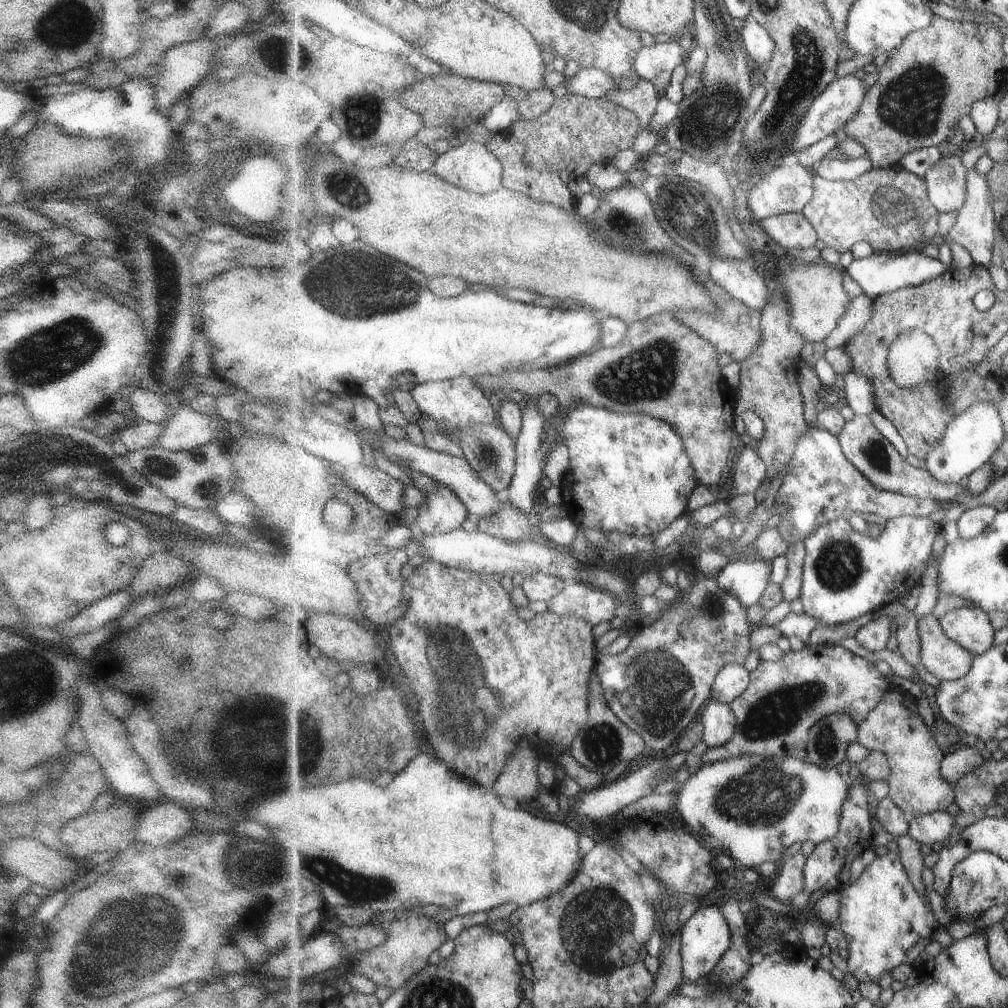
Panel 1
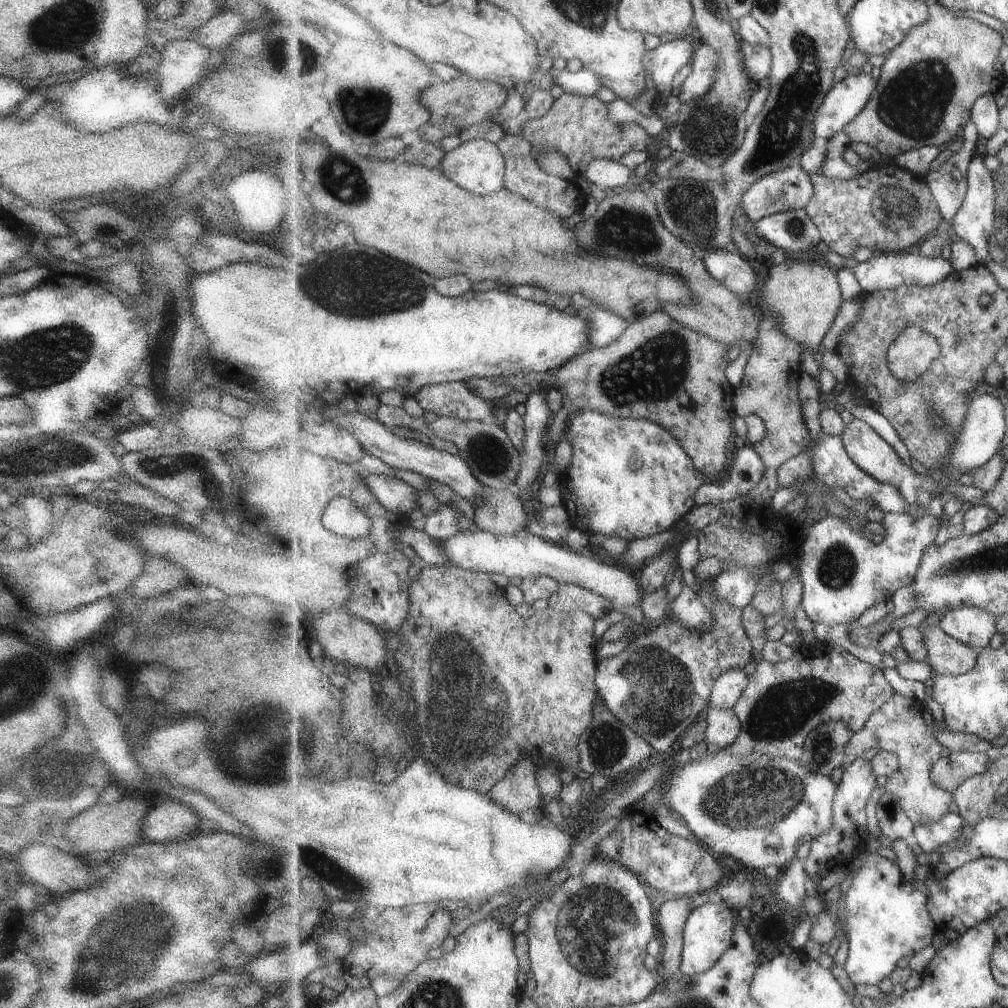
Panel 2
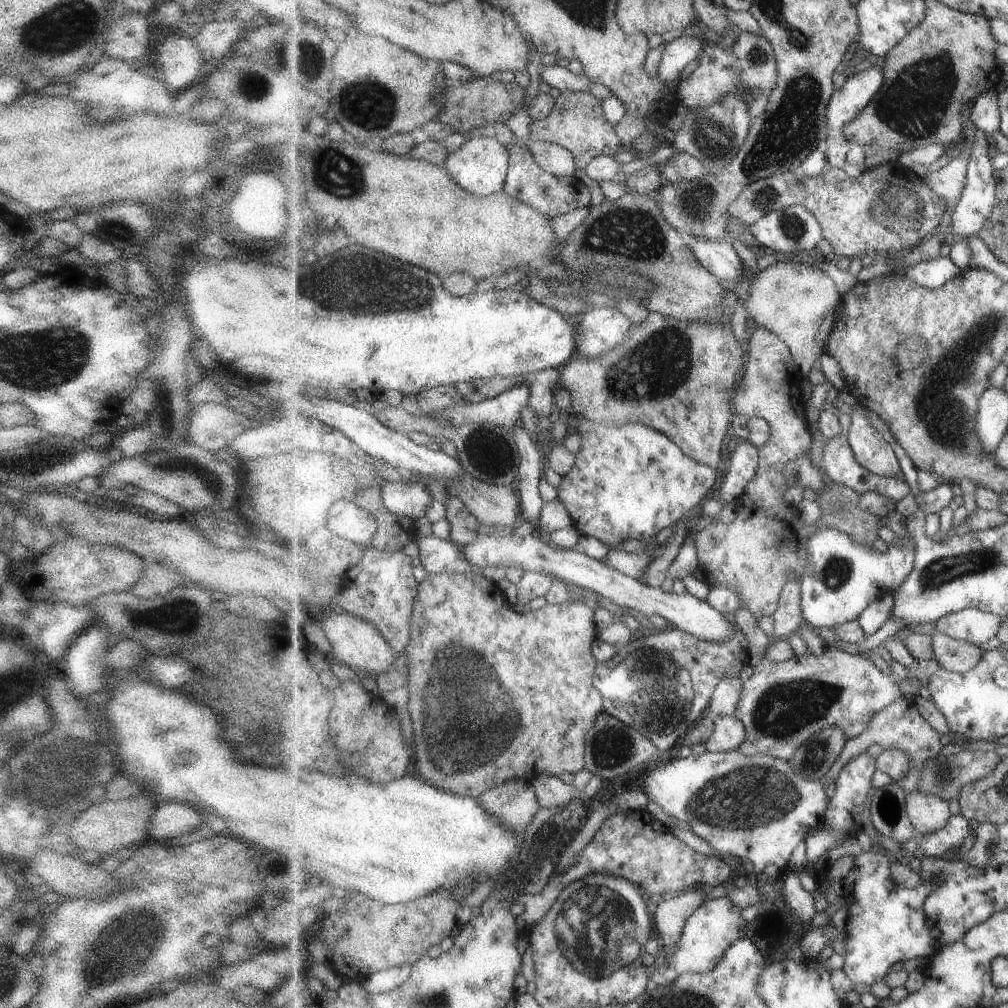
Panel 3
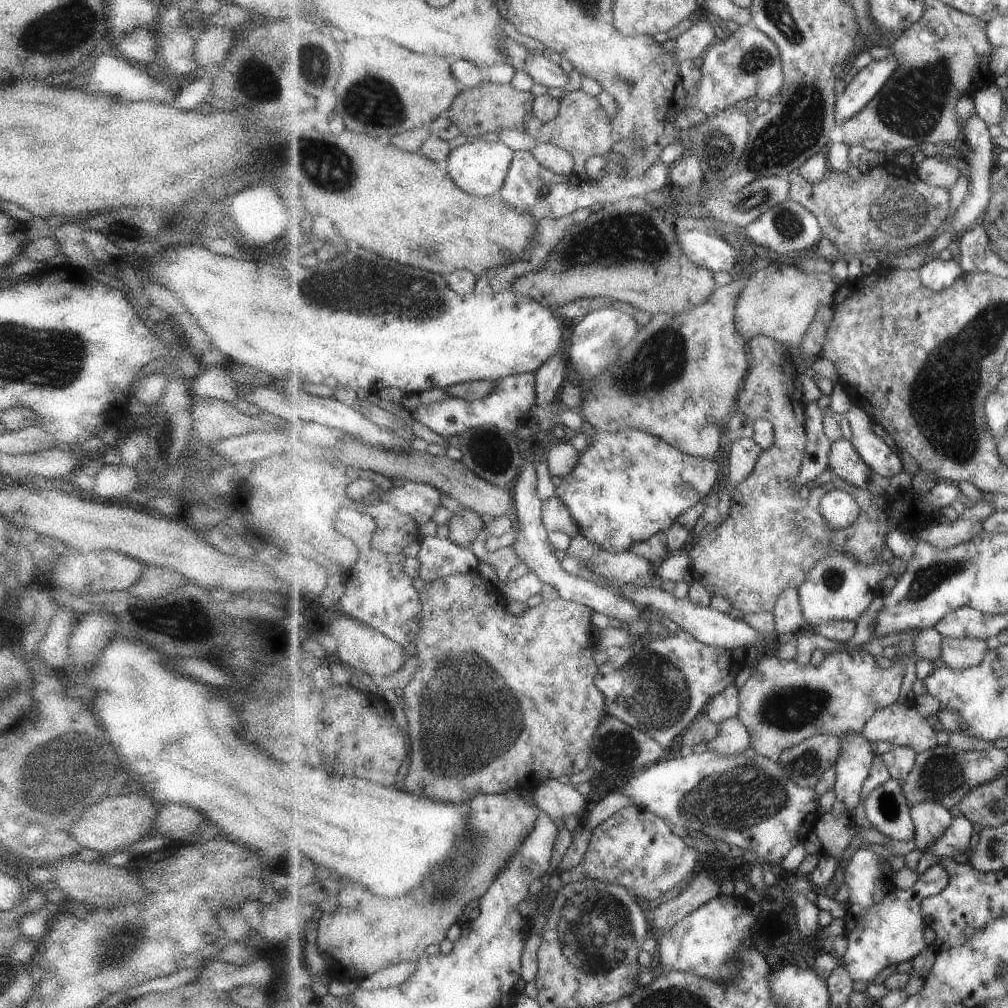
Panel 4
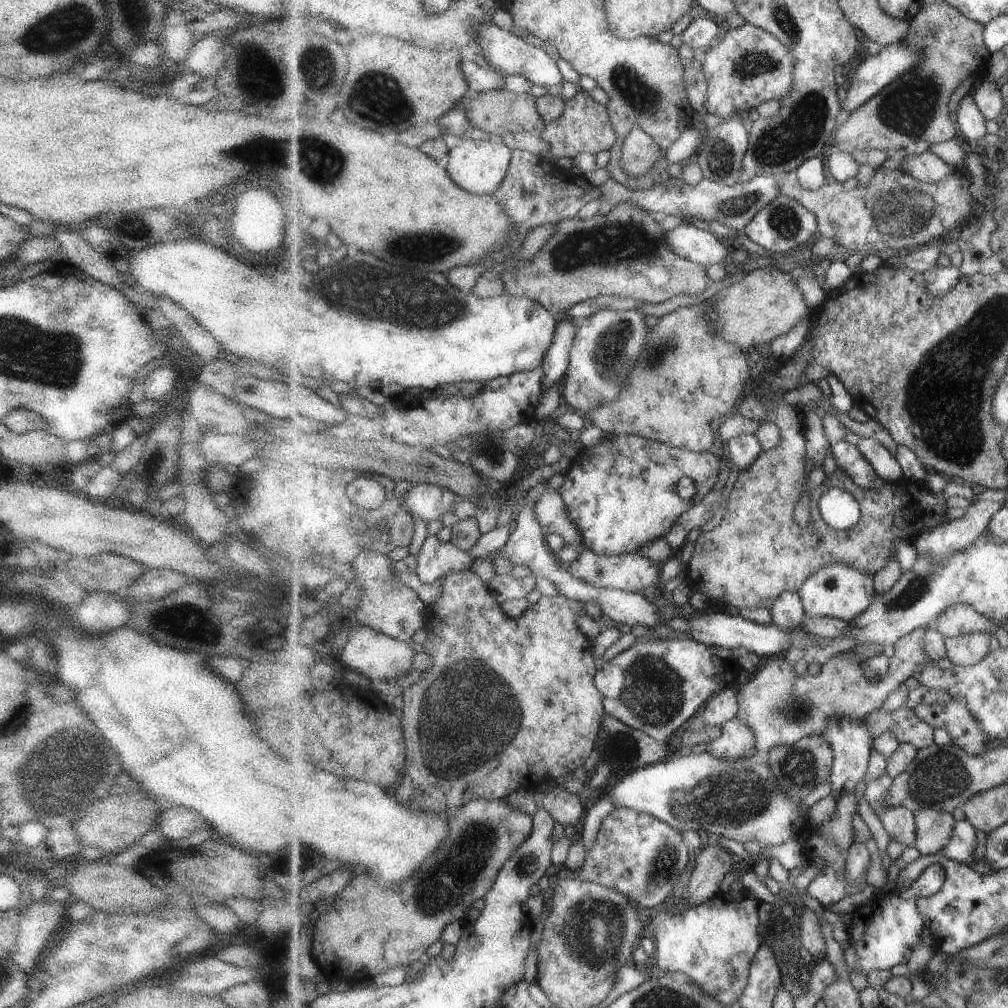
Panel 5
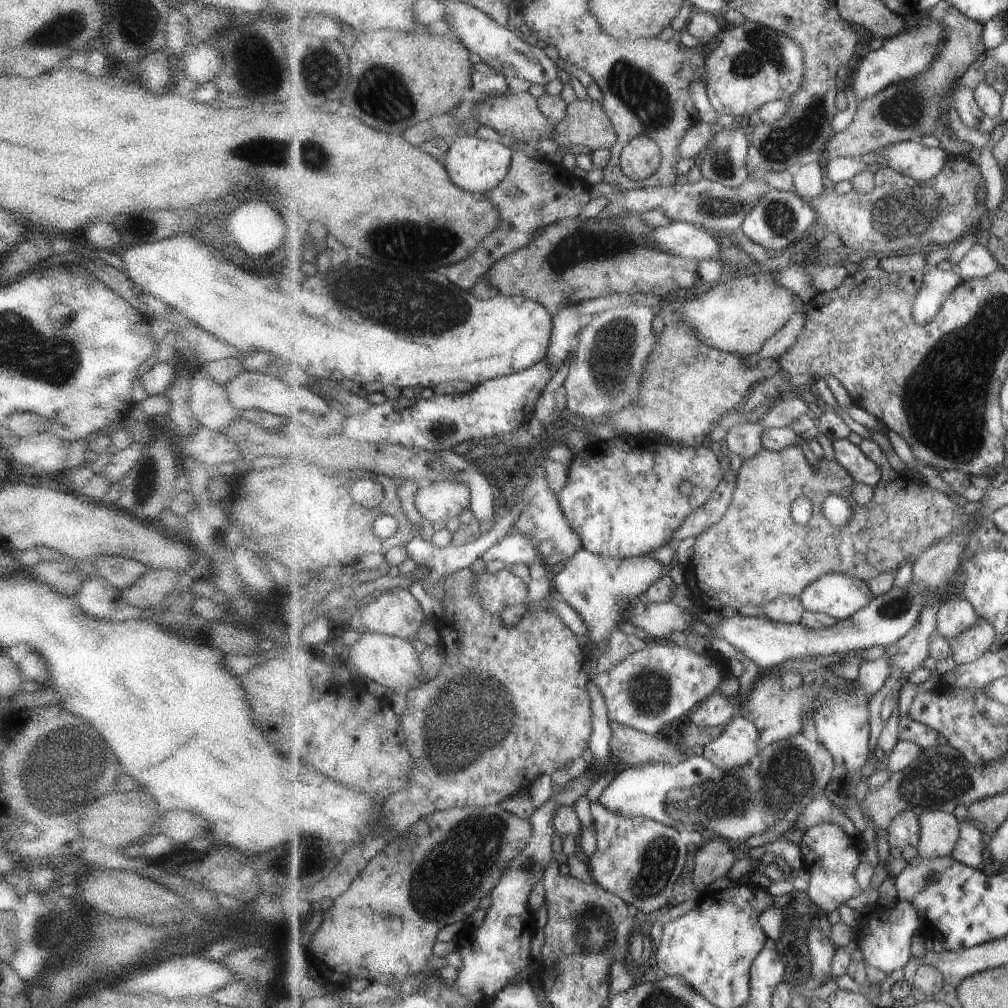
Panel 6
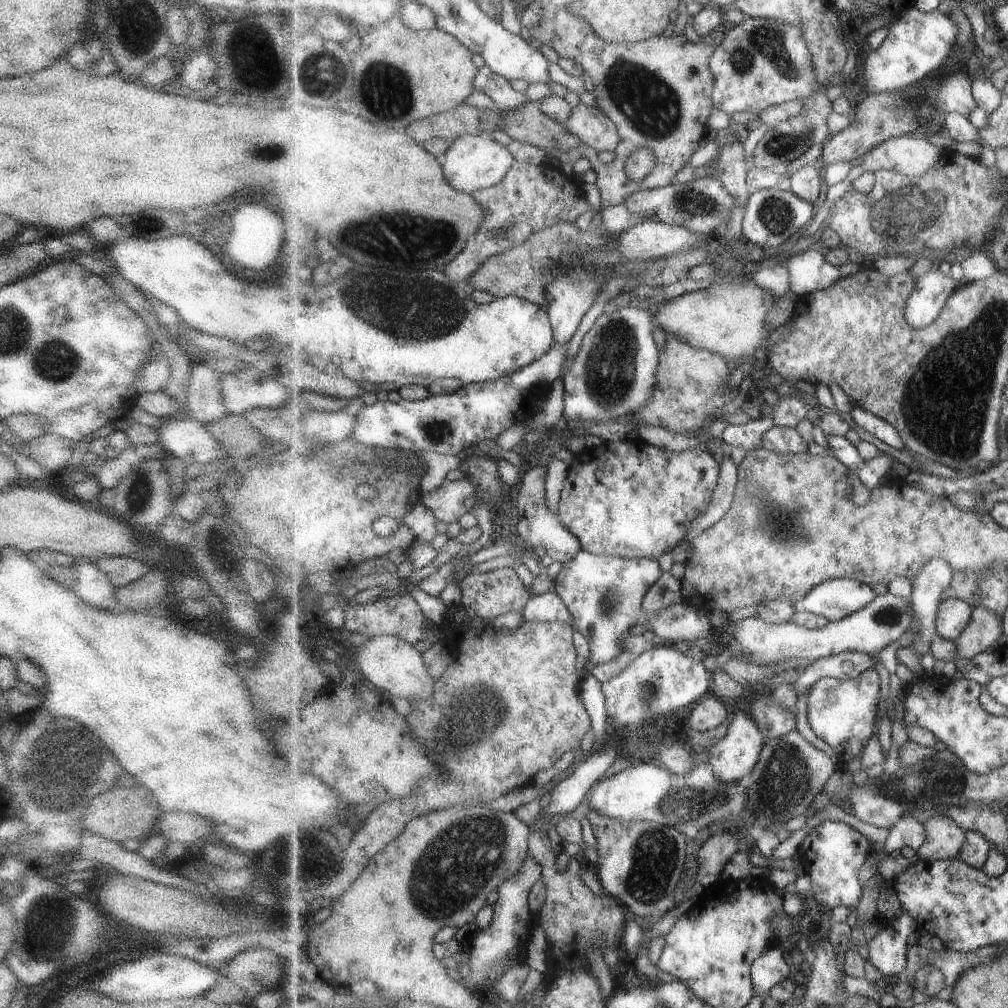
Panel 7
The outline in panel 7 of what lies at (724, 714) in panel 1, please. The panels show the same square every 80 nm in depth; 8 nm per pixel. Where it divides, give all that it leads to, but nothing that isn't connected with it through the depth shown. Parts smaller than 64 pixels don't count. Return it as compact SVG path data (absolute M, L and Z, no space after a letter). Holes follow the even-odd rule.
M745 709L737 711L730 722L727 735L717 744L706 749L708 763L721 782L727 782L727 784L729 782L740 782L744 777L747 777L747 774L752 773L755 766L758 766L760 755L766 746L766 739L763 738L758 724L749 715Z

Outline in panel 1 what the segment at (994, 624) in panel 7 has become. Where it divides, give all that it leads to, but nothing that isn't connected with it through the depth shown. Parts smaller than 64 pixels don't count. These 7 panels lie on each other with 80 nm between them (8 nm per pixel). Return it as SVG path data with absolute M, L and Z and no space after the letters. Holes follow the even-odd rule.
M933 612L918 620L922 638L922 659L915 668L925 668L939 681L965 676L974 664L974 654L951 640Z

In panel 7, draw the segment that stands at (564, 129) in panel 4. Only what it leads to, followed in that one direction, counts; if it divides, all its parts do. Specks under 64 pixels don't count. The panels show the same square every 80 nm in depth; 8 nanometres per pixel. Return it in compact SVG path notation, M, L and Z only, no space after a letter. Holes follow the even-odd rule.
M578 103L563 126L571 136L577 136L579 142L592 147L596 152L615 152L622 142L618 127L597 106Z

